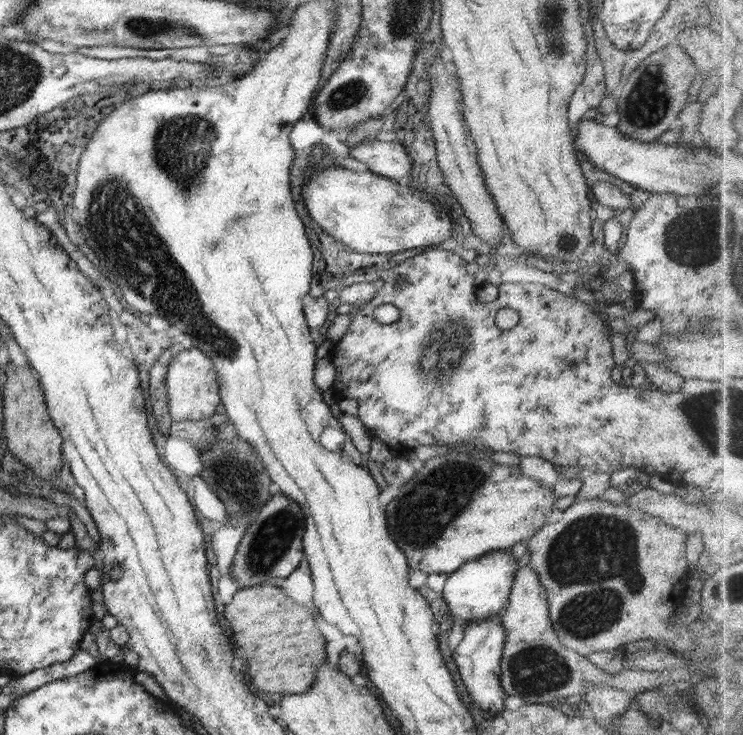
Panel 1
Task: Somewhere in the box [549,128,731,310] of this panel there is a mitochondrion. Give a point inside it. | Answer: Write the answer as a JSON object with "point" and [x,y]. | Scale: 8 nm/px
{"point":[688,241]}

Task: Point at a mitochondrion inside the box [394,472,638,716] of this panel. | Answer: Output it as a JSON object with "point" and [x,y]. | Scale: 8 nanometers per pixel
{"point":[536,670]}

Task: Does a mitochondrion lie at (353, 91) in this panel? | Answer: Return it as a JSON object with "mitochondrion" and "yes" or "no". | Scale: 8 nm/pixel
{"mitochondrion":"yes"}

